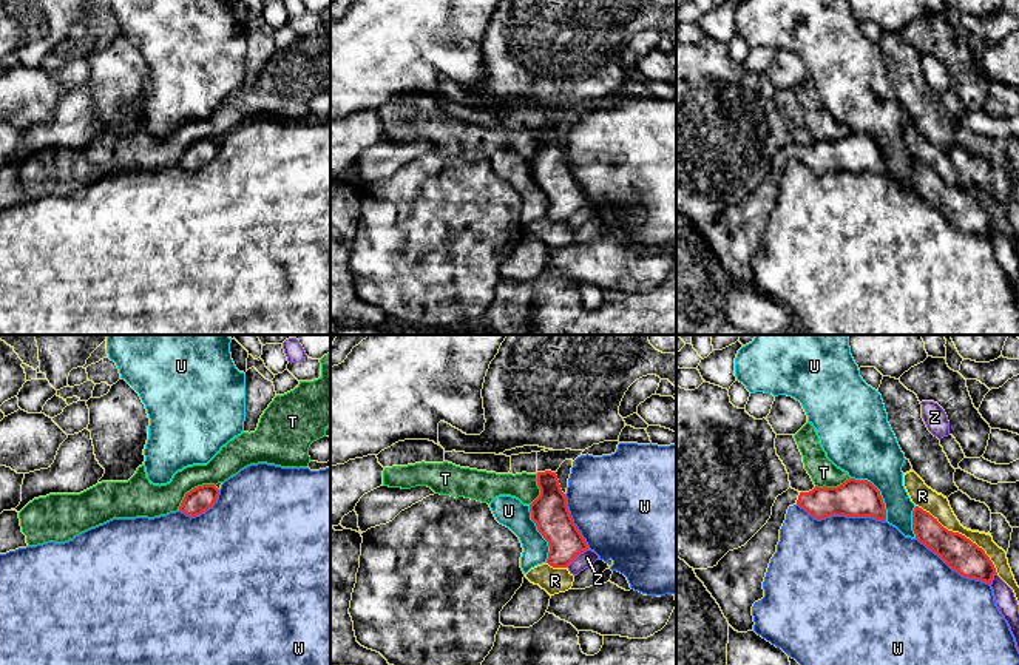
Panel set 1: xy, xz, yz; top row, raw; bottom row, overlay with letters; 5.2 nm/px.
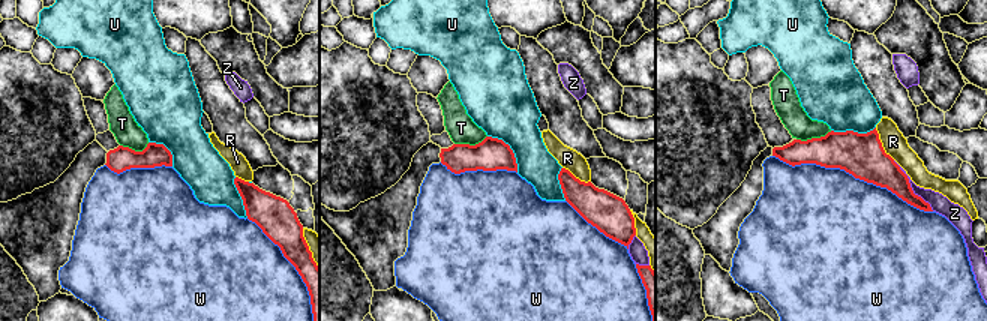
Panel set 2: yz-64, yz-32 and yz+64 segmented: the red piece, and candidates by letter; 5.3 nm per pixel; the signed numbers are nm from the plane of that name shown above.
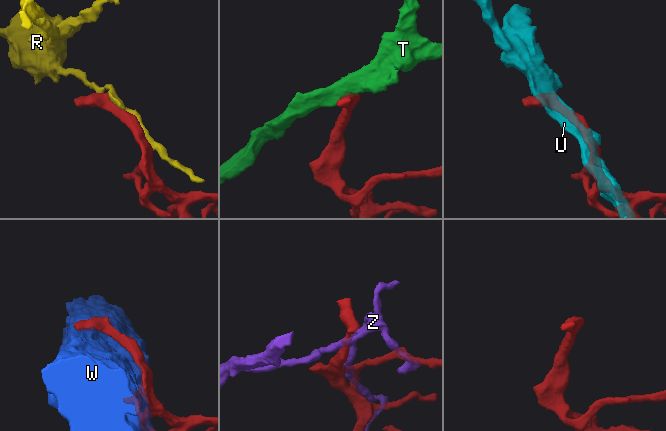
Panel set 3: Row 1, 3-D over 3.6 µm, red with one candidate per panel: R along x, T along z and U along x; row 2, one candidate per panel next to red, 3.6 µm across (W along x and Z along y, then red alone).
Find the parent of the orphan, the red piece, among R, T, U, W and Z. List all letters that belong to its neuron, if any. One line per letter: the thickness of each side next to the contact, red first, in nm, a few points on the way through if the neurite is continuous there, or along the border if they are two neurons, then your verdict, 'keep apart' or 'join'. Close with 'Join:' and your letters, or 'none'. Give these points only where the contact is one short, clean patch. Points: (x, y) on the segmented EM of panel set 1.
R: 180 nm thick on the red side, 120 nm on the other; keep apart
T: 140 nm thick on the red side, 180 nm on the other; border along xy (215, 485), (192, 488), (178, 509); keep apart
U: 190 nm thick on the red side, 320 nm on the other; keep apart
W: 190 nm thick on the red side, 480 nm on the other; keep apart
Z: 190 nm thick on the red side, 80 nm on the other; keep apart
Join: none

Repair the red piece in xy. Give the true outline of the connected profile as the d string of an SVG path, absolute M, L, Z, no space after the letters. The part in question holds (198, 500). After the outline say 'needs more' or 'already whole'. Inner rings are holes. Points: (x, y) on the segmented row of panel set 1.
M202 484L185 494L179 511L185 515L196 517L210 509L219 495L219 489L215 484Z; already whole

